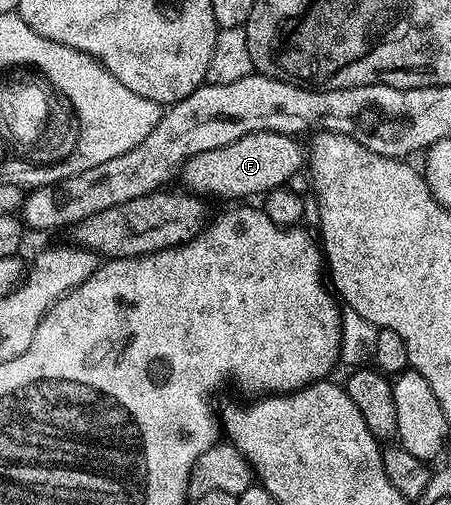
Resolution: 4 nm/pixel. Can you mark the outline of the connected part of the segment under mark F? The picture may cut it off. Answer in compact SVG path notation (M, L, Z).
M260 131L249 133L224 147L212 147L212 151L200 151L200 155L192 155L180 170L181 180L186 180L185 188L191 193L210 197L242 197L238 199L254 199L259 195L265 195L271 189L280 189L287 184L297 173L304 169L304 149L297 136L289 133L273 133L272 131Z

